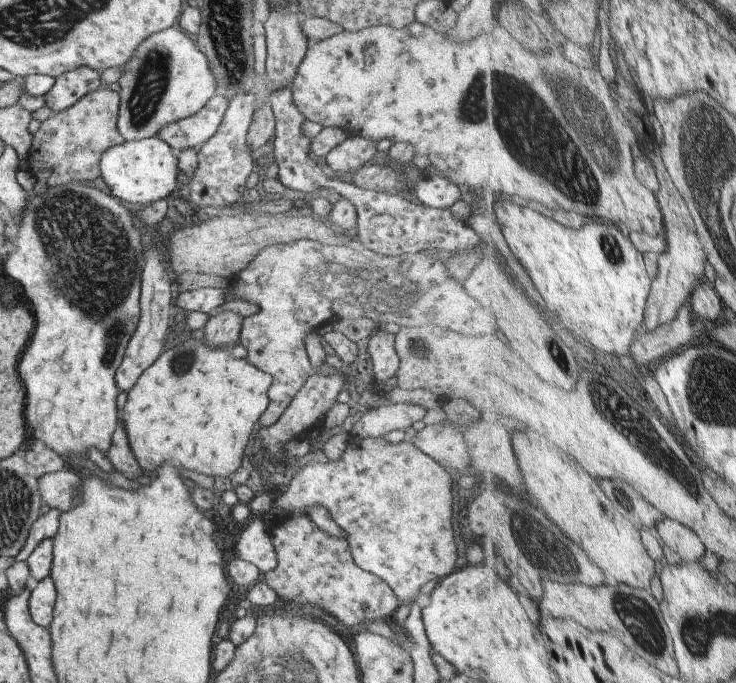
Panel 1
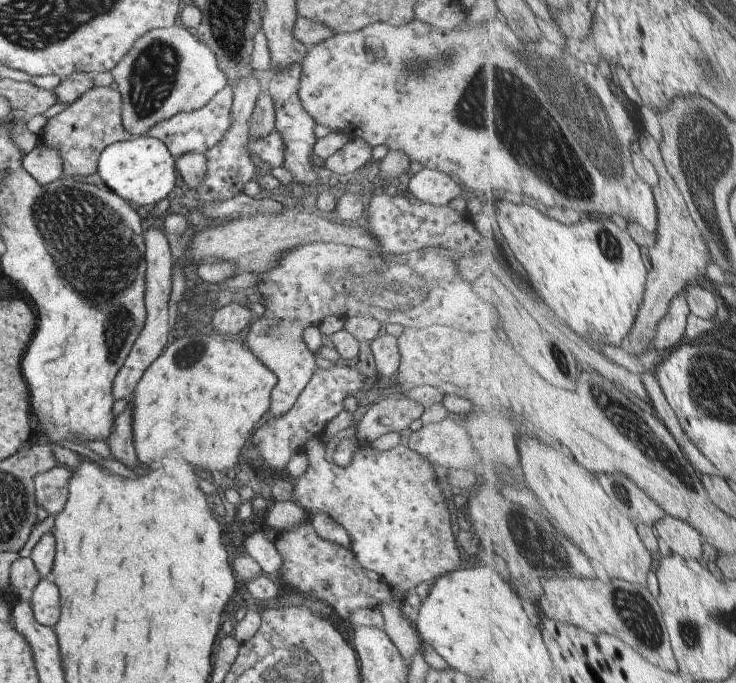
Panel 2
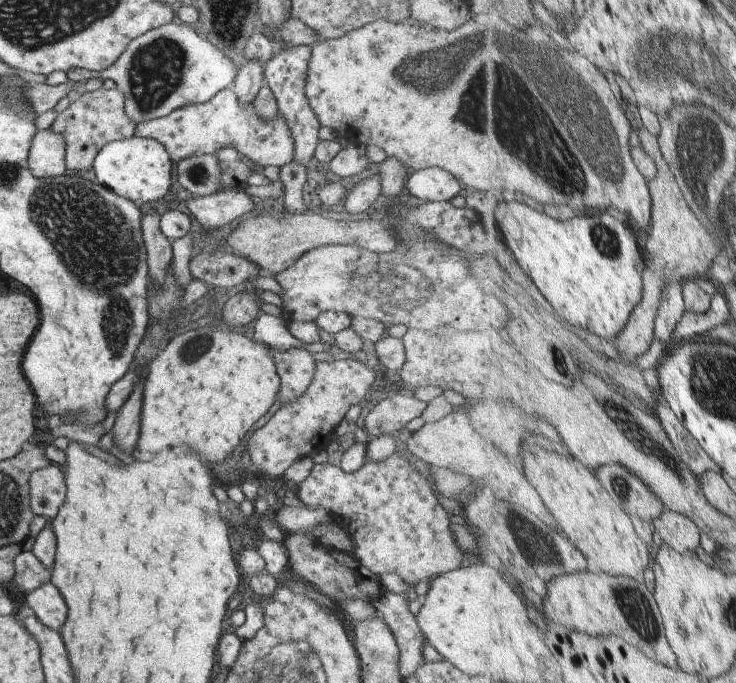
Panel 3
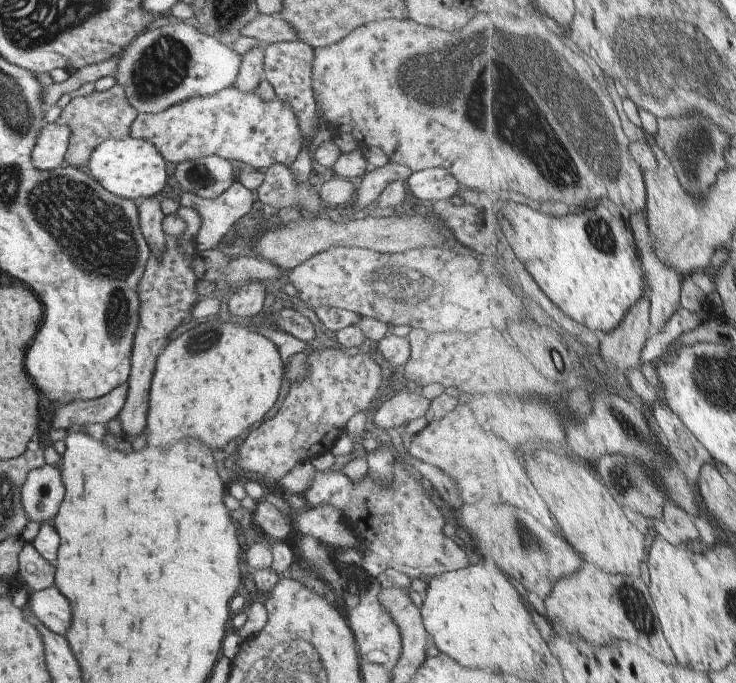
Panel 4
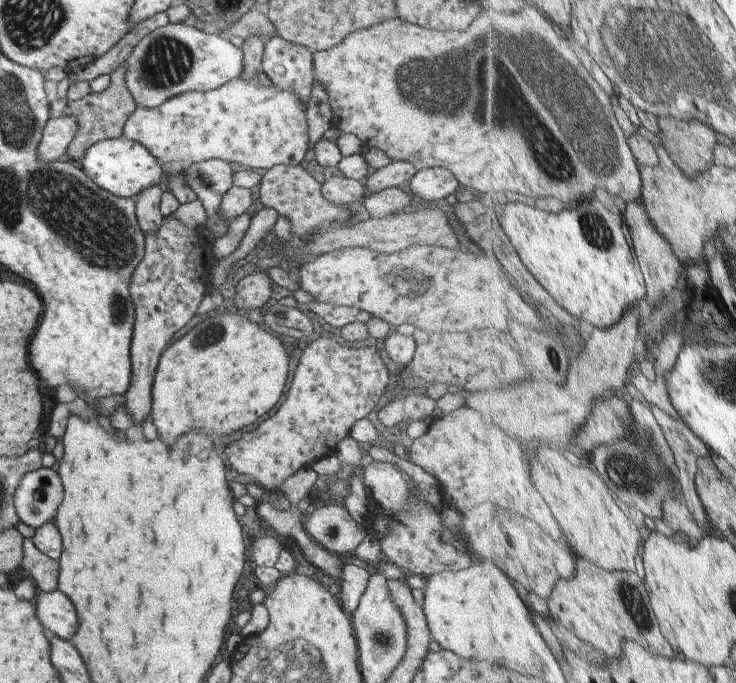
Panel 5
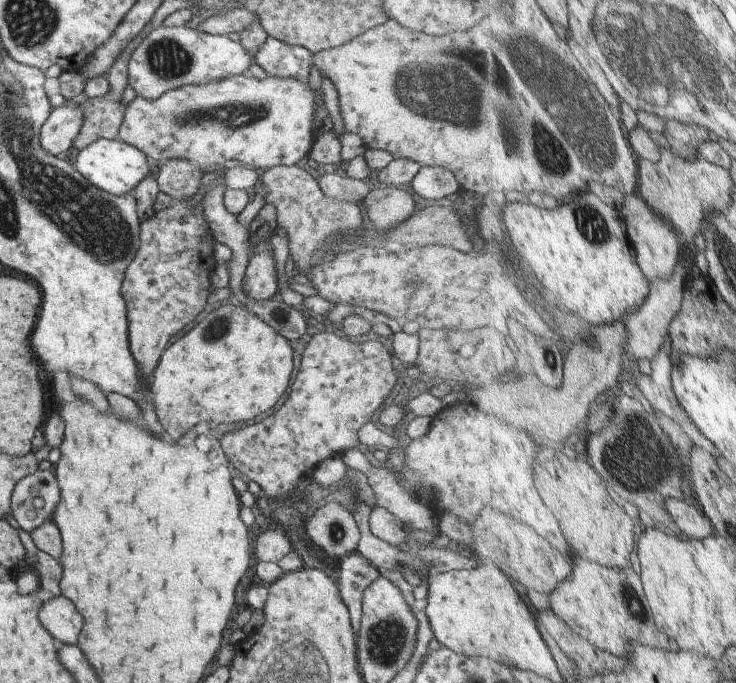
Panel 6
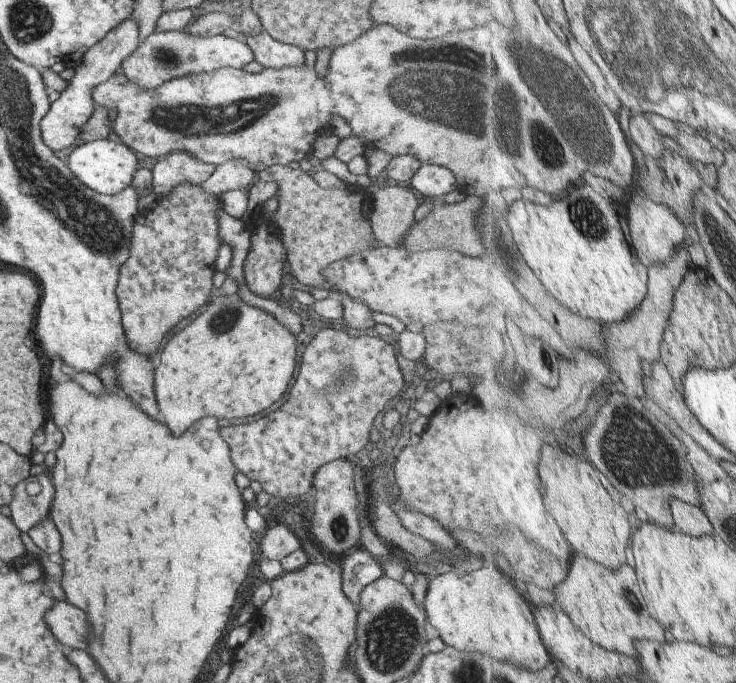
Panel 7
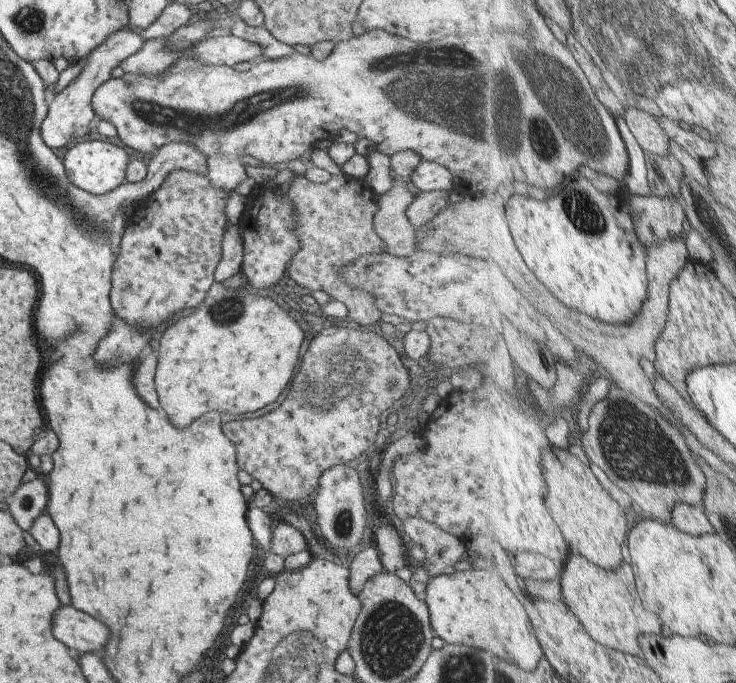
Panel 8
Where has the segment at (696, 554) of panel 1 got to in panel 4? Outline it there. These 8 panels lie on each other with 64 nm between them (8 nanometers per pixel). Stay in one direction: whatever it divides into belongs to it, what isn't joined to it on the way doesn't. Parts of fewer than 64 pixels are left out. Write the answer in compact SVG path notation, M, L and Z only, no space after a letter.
M671 499L666 503L663 517L652 521L658 535L665 536L672 544L679 547L688 547L686 542L690 542L690 540L700 540L700 532L694 516L680 508Z

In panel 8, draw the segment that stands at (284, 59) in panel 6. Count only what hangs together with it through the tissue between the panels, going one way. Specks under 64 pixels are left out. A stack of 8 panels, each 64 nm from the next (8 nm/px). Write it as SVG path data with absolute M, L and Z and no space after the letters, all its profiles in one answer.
M232 12L225 26L231 30L232 35L239 38L246 38L246 40L256 42L258 46L262 46L261 59L278 60L278 58L290 56L290 54L294 54L295 52L292 46L276 40L270 32L266 31L265 27L253 28L252 26L248 26L248 24L238 16L238 12Z

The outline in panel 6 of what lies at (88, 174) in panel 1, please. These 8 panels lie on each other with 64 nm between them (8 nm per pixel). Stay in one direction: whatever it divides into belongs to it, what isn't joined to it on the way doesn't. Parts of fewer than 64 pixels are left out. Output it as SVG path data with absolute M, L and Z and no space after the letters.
M126 48L119 54L115 63L107 70L107 79L110 83L109 93L99 97L83 98L81 109L83 112L83 123L78 132L78 136L73 140L72 152L81 151L89 144L96 142L98 139L114 139L119 136L119 128L121 127L123 116L125 115L127 106L122 104L122 96L128 82L128 61L131 55L131 50Z

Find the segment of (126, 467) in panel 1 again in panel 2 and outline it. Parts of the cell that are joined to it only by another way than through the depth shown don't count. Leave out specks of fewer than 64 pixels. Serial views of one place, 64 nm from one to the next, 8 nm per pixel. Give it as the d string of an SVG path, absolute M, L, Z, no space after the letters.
M131 400L128 403L124 413L121 413L114 419L111 433L107 438L107 445L111 450L112 458L116 458L118 462L122 462L124 466L128 466L130 470L138 466L136 454L134 454L134 444L132 444L133 428L131 415Z

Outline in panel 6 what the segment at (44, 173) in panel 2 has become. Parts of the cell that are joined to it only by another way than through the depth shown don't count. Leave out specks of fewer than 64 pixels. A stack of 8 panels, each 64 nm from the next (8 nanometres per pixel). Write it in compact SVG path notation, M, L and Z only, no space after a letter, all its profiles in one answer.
M83 98L78 101L66 101L62 107L53 110L46 119L46 122L41 128L41 147L51 155L56 156L69 156L73 146L73 140L78 136L83 123L83 112L81 104Z

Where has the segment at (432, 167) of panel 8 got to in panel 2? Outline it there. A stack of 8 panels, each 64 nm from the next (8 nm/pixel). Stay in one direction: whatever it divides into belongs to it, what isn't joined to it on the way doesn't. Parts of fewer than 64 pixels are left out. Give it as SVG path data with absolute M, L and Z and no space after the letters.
M425 167L412 174L409 191L422 203L444 206L456 200L463 187L445 172Z

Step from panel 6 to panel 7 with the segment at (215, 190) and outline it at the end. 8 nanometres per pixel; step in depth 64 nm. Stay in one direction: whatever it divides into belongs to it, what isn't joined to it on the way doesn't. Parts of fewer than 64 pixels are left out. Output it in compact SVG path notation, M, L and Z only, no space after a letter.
M222 204L218 206L218 224L220 224L220 230L218 230L220 240L232 248L232 262L228 266L227 276L230 276L240 286L239 292L242 300L258 306L260 310L268 312L270 316L276 316L276 320L284 328L288 328L294 336L300 334L304 330L304 324L302 324L298 313L274 302L271 297L256 297L256 294L253 294L245 286L244 260L246 260L246 254L250 250L250 228L240 219L232 218L230 214L227 214L223 210Z

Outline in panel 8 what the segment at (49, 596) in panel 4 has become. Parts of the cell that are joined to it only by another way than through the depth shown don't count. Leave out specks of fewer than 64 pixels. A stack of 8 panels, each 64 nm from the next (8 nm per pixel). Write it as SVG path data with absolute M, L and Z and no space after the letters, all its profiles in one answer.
M62 606L58 614L54 614L52 628L62 644L80 654L100 650L108 640L108 628L74 606Z

